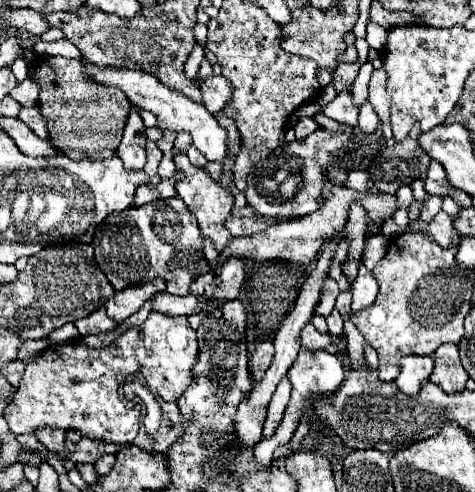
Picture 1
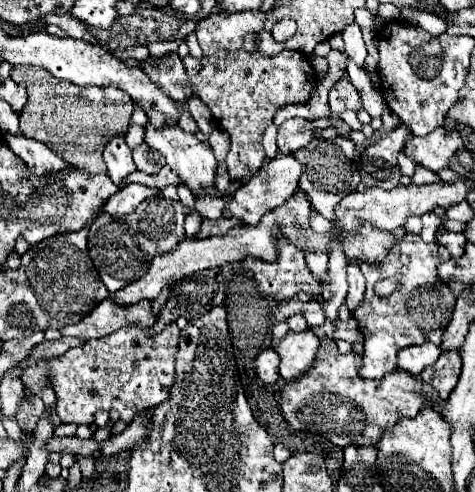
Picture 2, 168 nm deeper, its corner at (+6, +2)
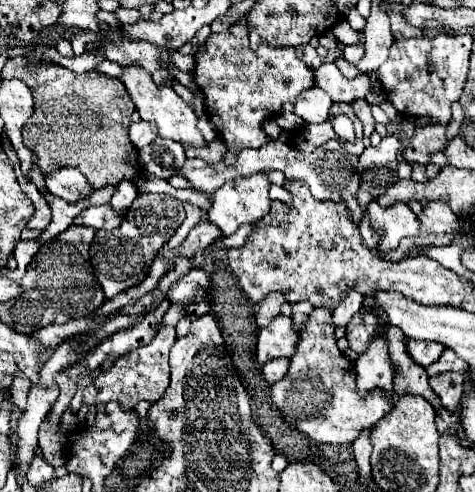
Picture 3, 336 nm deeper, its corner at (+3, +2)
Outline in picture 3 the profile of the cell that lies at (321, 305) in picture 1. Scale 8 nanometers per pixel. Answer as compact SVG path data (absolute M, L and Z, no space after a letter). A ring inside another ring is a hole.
M278 292L268 294L268 296L256 306L256 312L254 312L254 316L256 316L256 324L258 324L260 328L268 326L268 324L280 314L280 306L282 306L282 302L284 302L284 296L282 296L282 294L278 294Z

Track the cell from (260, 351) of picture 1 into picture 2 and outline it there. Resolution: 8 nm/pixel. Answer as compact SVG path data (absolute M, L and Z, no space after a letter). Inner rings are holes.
M263 348L255 360L255 374L261 382L273 384L279 380L279 356L273 348Z

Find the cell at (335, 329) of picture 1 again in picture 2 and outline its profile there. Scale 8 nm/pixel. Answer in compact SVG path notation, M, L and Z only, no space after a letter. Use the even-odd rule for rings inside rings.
M311 300L303 306L303 316L307 320L307 324L313 326L321 326L325 322L325 312L323 312L323 304L321 300Z

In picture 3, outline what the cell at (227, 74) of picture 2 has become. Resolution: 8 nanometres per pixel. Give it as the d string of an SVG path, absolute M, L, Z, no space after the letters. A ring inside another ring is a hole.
M245 14L226 32L208 38L206 54L196 60L194 80L204 92L208 116L226 144L224 162L234 164L242 148L260 148L268 142L262 122L274 116L284 102L294 102L300 92L312 88L314 72L298 60L292 47L258 46L258 50L250 50Z

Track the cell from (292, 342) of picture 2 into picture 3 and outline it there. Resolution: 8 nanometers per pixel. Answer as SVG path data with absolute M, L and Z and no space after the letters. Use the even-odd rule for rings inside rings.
M276 316L272 324L260 328L256 342L256 360L258 364L266 364L274 358L292 358L298 342L298 332L292 328L292 318Z

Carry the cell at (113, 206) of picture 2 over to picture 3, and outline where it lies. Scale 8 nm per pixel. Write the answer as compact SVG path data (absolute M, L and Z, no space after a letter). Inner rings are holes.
M104 204L104 206L90 206L86 210L82 210L76 218L74 218L74 224L78 226L90 226L90 228L106 228L106 230L112 230L116 226L120 226L122 222L122 216L118 216L110 204Z

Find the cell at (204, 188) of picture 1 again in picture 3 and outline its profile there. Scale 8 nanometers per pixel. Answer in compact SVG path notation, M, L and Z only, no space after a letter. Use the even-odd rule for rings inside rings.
M124 66L120 80L124 82L128 94L132 96L132 102L136 106L136 110L140 112L140 118L146 122L154 122L158 126L158 136L160 138L172 138L176 142L182 144L190 144L190 146L204 146L204 138L200 134L200 130L196 128L196 114L192 110L190 104L186 104L172 86L156 86L156 82L152 80L152 76L146 70L140 70L140 66Z

